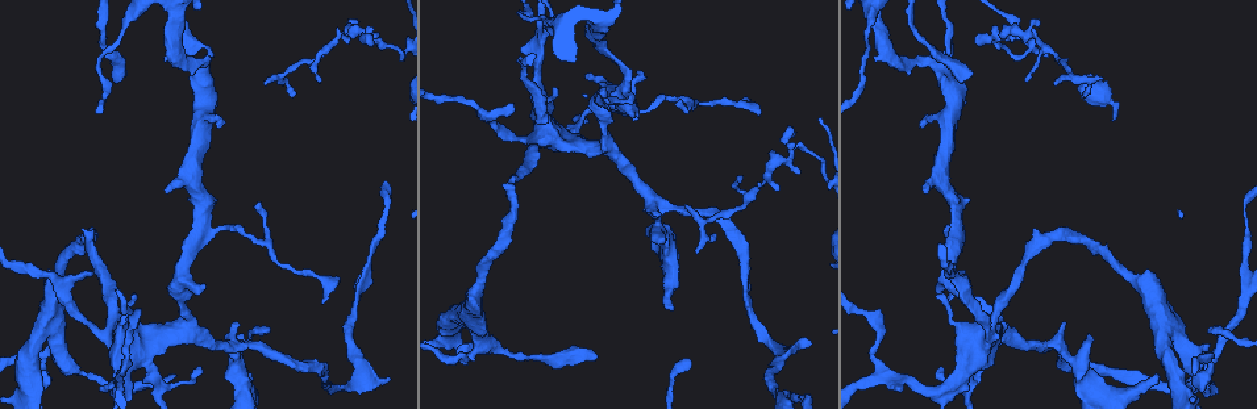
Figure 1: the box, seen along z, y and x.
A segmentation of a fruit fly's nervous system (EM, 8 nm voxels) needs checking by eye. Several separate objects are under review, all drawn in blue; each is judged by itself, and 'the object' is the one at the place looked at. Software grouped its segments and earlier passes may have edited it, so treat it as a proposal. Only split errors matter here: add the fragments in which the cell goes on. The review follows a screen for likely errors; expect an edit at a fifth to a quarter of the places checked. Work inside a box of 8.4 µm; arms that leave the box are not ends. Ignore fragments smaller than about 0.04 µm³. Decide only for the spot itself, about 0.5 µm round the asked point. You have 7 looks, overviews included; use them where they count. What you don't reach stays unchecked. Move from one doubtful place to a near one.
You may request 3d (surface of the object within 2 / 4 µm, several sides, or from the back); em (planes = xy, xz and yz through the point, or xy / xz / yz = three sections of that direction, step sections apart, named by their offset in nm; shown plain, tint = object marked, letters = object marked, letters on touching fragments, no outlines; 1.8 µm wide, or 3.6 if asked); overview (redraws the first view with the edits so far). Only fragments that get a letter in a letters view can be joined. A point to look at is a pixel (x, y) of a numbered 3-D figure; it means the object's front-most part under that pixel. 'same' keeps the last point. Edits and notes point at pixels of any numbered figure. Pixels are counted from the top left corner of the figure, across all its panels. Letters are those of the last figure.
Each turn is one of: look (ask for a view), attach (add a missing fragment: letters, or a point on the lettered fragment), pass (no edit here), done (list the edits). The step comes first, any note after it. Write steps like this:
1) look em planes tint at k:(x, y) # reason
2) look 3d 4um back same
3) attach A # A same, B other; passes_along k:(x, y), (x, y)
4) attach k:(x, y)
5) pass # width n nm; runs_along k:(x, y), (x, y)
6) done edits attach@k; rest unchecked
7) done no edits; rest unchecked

look 3d 4um at 1:(296, 94) # an open end

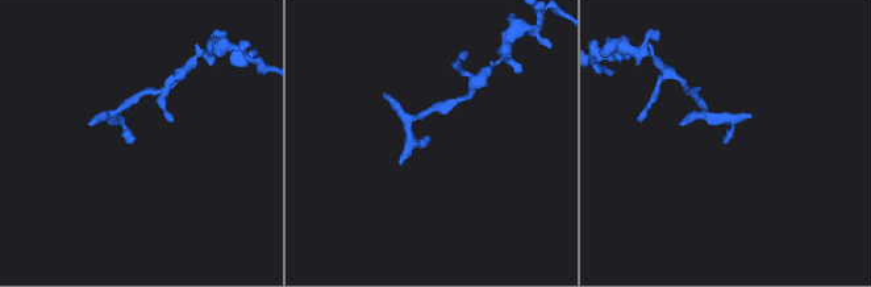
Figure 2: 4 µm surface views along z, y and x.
look em xz step 16 tint at 2:(426, 138)

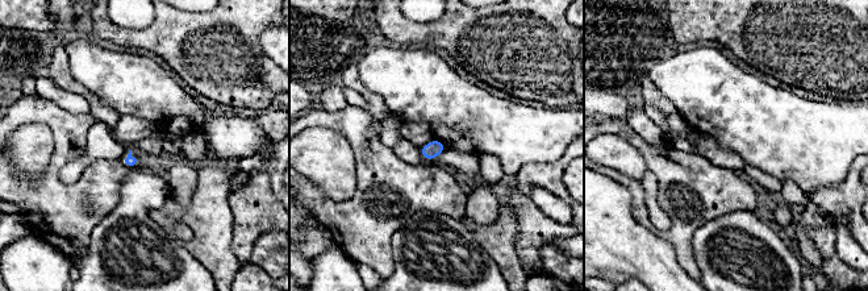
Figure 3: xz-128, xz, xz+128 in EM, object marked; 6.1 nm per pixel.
look em xy step 4 letters same

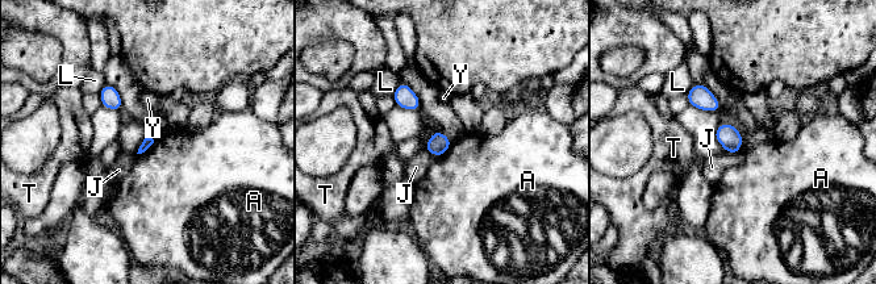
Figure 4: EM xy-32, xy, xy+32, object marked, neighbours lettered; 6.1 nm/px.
pass # A other, J other, L other, T other, Y other; border 4:(154, 140), (144, 151), (137, 154); no lettered fragment goes on from it

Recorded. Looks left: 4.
look em 3.6um xy step 16 tint at 1:(228, 345) # three arms meet

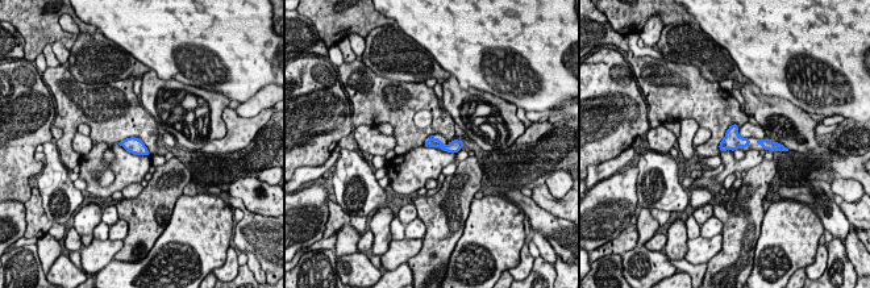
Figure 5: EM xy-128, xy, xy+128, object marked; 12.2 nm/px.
look em 3.6um planes letters same # cut it another way

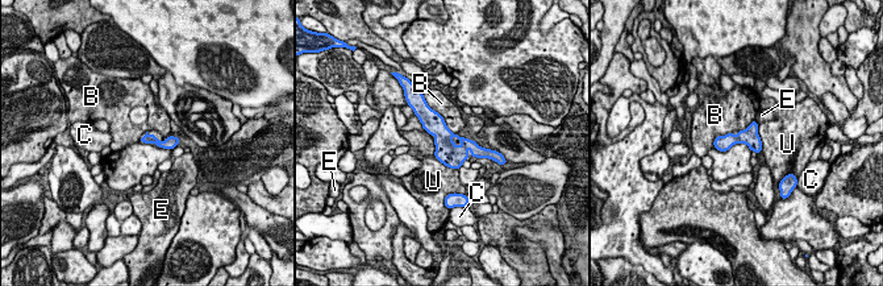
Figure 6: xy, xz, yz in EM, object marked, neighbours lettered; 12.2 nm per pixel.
pass # longest_contact B 600 nm; B other, C other, E other, U other; border 6:(424, 98), (457, 135); no lettered fragment goes on from it

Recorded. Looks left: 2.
look 3d 2um back at 1:(387, 379) # an open end

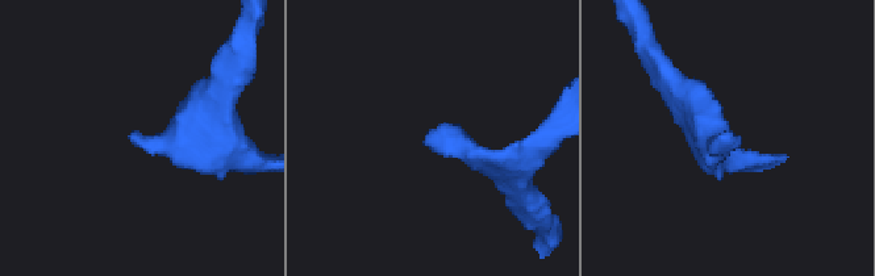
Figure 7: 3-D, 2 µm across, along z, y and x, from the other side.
look em planes letters at 7:(426, 141)

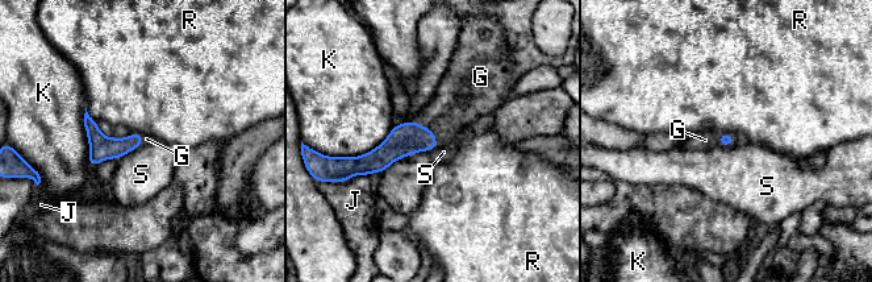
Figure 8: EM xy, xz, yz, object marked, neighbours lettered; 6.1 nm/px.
attach G # G same, J other, K other, R other, S other; passes_along 8:(404, 140), (429, 128), (450, 94); it goes on there

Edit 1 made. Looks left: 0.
done edits attach@8; rest unchecked

